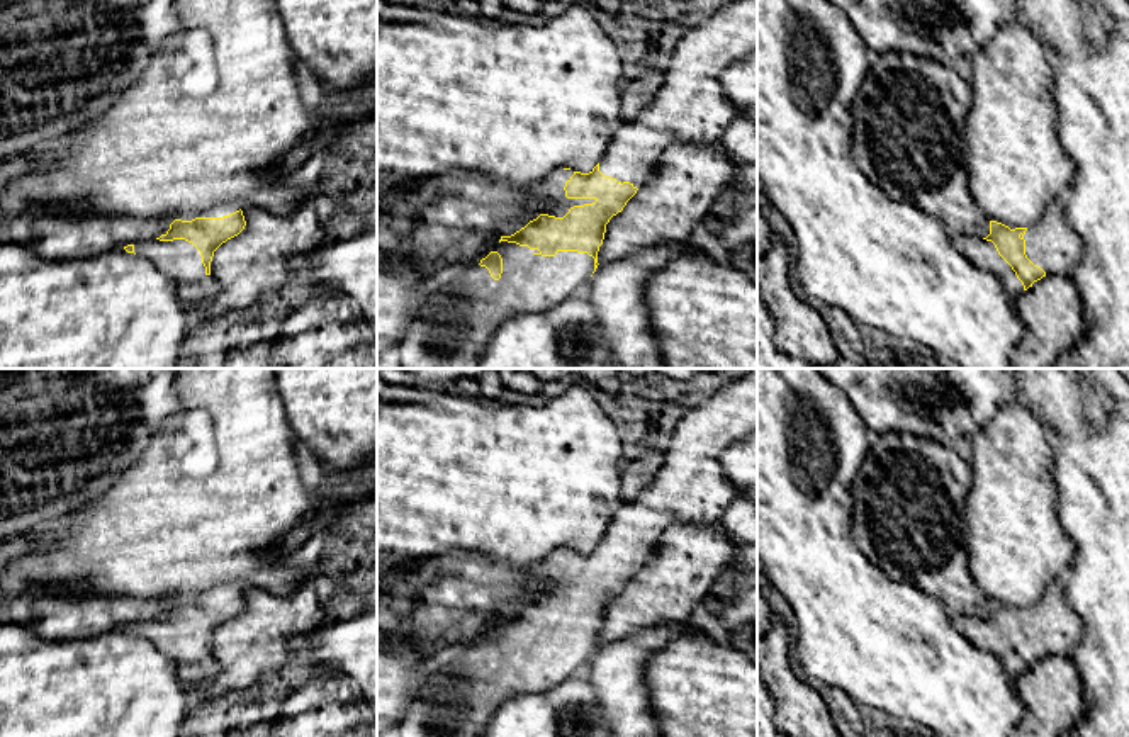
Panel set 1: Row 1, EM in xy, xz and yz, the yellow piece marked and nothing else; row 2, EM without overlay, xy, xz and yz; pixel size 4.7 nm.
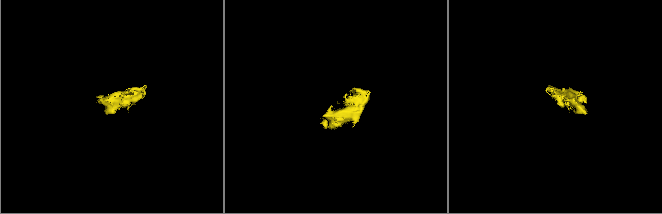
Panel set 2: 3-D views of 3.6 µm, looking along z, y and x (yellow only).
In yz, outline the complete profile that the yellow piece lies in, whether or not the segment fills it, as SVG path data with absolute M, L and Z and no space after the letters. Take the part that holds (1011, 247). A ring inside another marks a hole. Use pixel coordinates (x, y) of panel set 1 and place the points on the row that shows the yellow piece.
M1059 199L1051 202L1031 228L1010 229L990 221L986 238L951 234L951 243L975 265L997 273L1012 295L1046 275L1071 278L1083 248Z

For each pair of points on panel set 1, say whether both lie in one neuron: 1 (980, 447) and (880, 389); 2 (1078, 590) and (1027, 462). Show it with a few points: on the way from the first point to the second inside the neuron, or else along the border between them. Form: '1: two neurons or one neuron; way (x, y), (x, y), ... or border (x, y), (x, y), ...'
1: two neurons; border (982, 427), (970, 440)
2: two neurons; border (1061, 527), (1075, 544), (1075, 559), (1070, 569)

